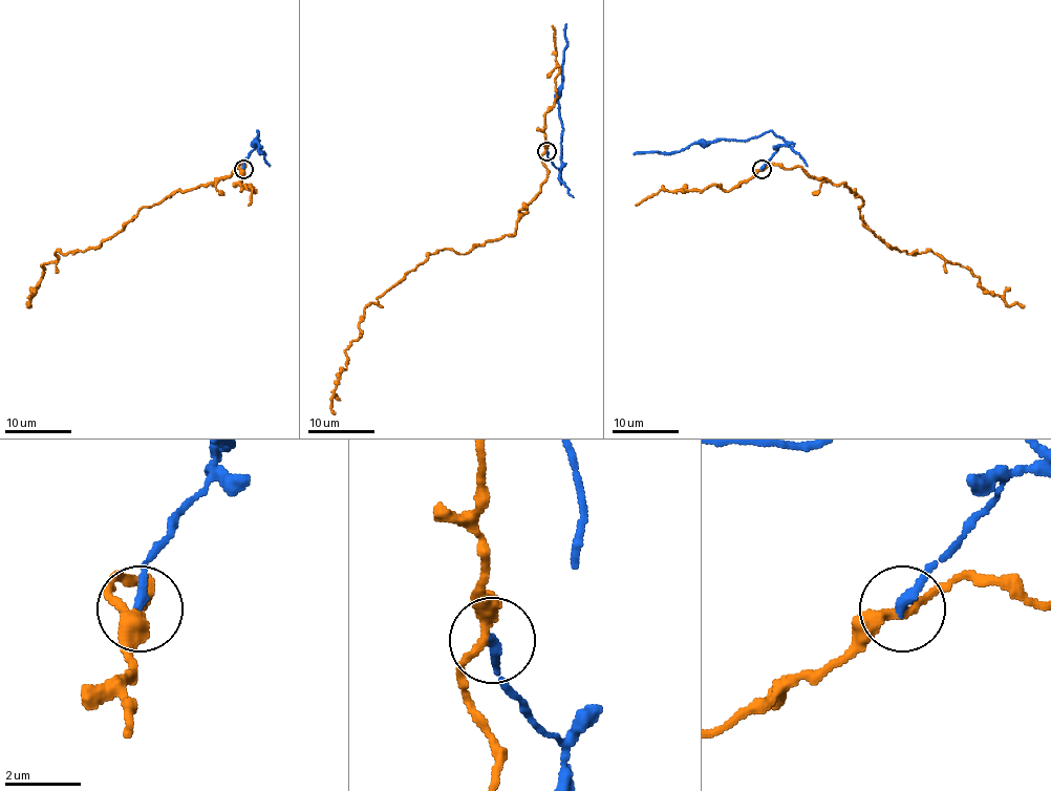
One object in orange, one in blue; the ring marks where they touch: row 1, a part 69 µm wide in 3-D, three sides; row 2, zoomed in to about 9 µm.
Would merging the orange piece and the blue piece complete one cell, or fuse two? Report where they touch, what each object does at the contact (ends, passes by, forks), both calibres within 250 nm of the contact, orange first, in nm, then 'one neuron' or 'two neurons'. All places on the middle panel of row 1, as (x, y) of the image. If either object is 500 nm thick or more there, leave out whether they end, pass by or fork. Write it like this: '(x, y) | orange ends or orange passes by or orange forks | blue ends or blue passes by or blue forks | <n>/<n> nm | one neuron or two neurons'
(547, 151) | orange passes by | blue ends | 280/260 nm | two neurons

